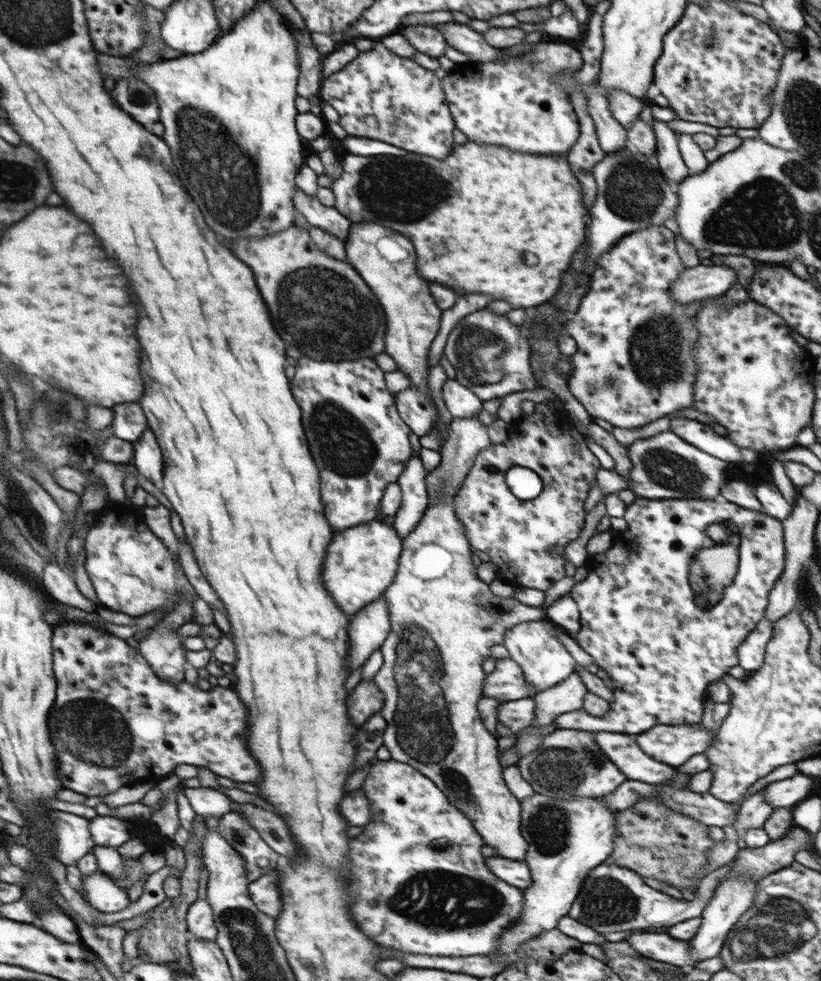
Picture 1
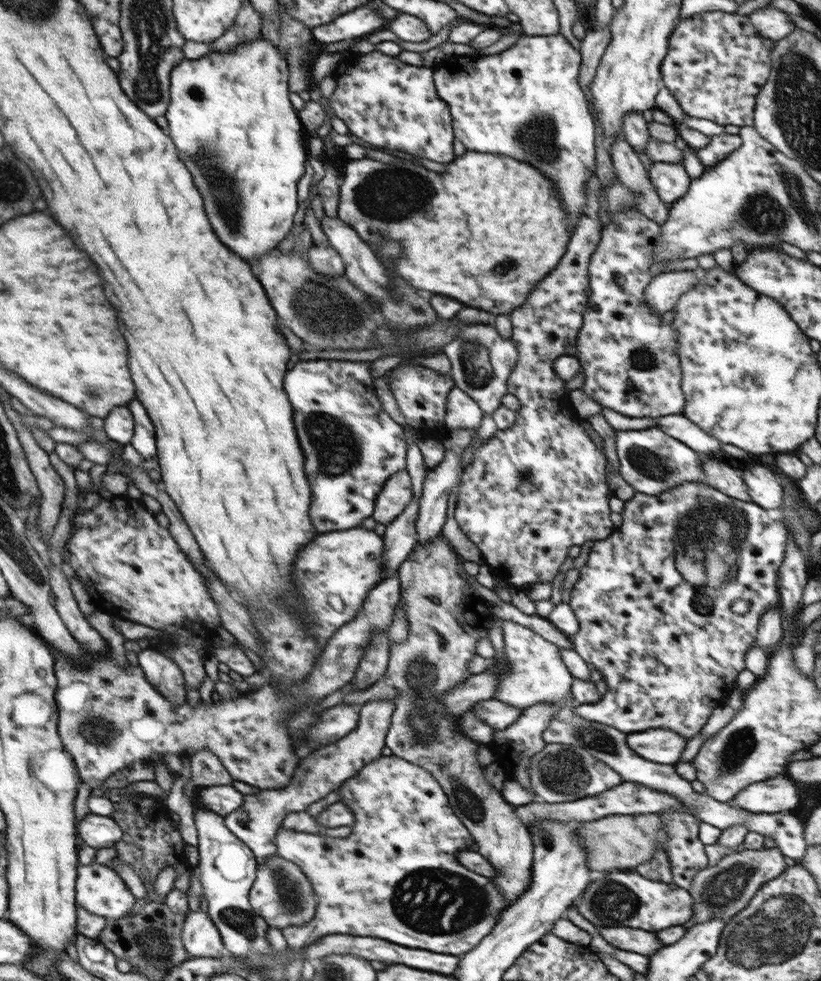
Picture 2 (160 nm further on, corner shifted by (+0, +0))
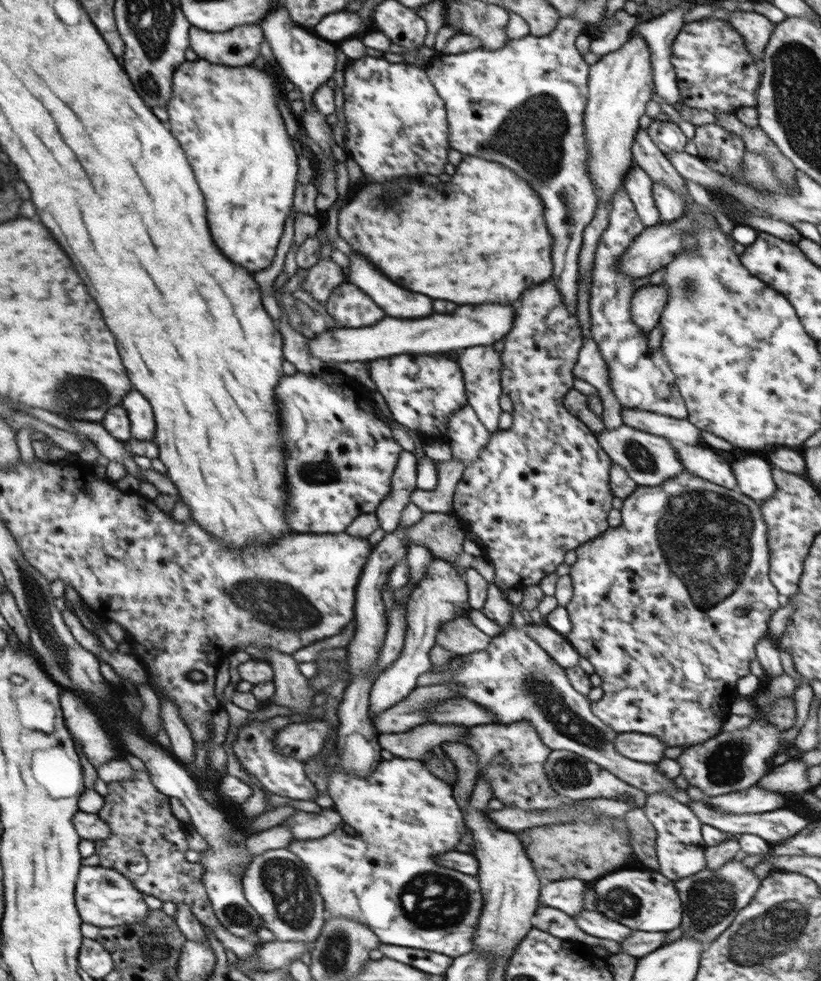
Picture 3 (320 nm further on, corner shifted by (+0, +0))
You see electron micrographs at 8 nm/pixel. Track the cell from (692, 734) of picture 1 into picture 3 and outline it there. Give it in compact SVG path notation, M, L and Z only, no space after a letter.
M638 732L618 733L614 739L614 747L620 752L620 755L630 760L636 760L638 763L648 762L648 764L664 760L664 752L668 748L660 739L640 735Z

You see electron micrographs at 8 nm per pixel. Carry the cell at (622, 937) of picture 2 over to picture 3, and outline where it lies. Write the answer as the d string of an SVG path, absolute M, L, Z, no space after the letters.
M593 908L582 909L572 917L576 921L576 926L586 934L608 941L615 940L618 944L632 932L631 928L608 918L605 914L600 914L600 911Z

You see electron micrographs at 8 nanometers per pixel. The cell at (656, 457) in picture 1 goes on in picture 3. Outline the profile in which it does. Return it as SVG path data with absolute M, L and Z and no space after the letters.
M622 425L614 430L601 431L597 436L599 445L616 464L622 466L638 487L652 487L662 484L664 480L678 476L686 471L675 453L673 442L666 437L648 434L630 426Z

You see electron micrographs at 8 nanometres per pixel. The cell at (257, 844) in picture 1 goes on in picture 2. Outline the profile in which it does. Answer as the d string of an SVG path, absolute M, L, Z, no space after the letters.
M376 699L360 706L360 720L357 728L354 728L347 736L339 738L333 745L324 745L304 755L299 760L299 765L288 786L278 790L260 789L258 793L244 795L243 803L234 812L224 816L226 828L248 845L255 854L258 865L264 864L277 853L276 833L289 812L306 811L312 802L338 790L345 780L356 776L364 766L381 758L392 713L394 713L394 701L391 700Z

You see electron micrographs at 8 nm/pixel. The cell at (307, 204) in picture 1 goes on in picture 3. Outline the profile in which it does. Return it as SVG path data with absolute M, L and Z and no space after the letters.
M356 252L350 254L349 259L350 275L347 282L358 285L388 316L424 318L432 314L432 300L428 296L398 288Z

